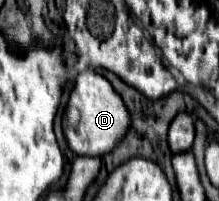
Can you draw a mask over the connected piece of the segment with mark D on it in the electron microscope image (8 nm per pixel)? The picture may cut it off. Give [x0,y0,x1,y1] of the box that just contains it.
[63,70,131,156]

